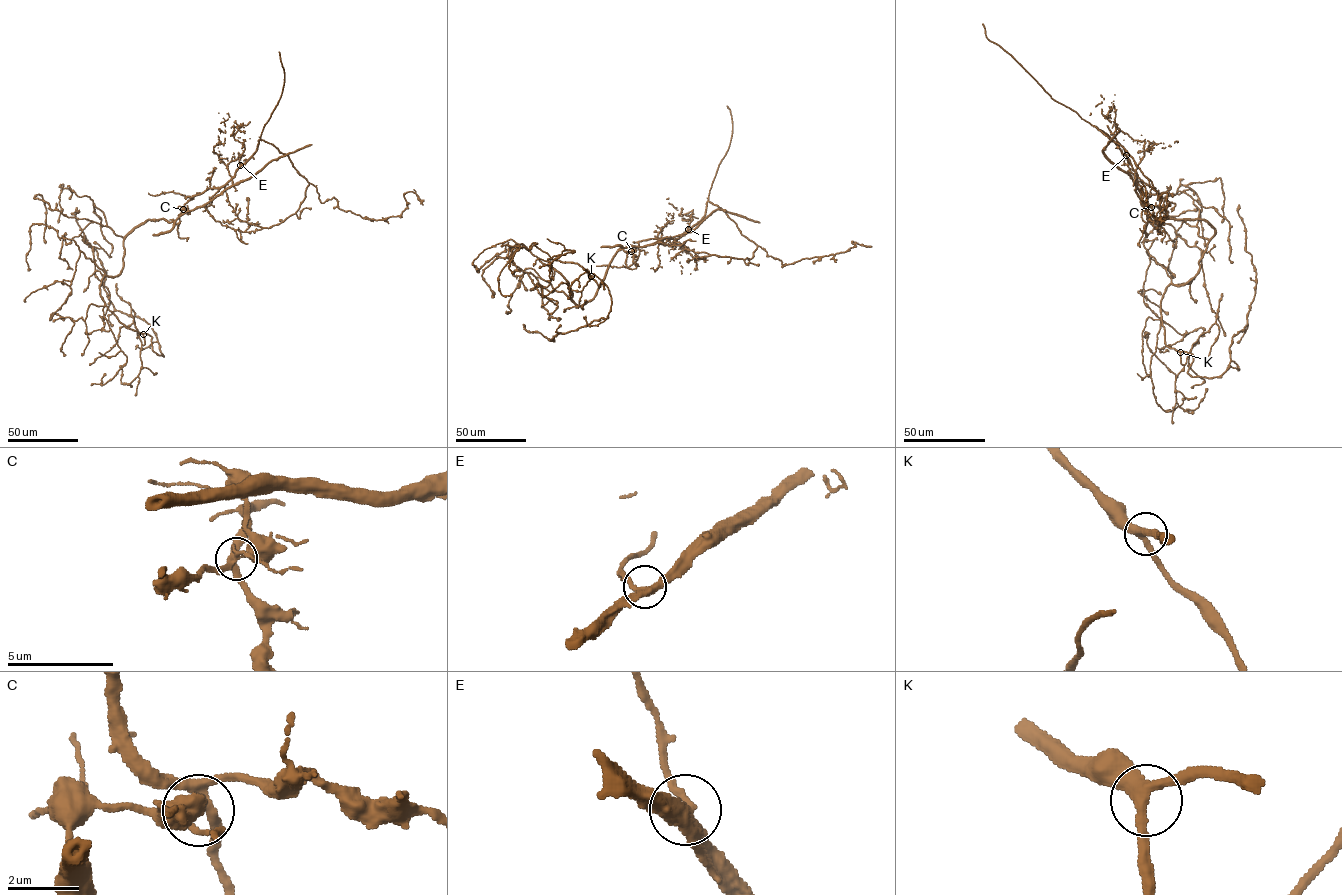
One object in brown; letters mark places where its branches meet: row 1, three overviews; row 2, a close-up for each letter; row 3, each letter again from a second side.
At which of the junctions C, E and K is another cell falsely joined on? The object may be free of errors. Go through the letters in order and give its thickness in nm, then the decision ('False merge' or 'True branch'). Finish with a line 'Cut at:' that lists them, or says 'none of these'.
C: Thickness 280 nm. False merge
E: Thickness 320 nm. True branch
K: Thickness 320 nm. True branch
Cut at: C

